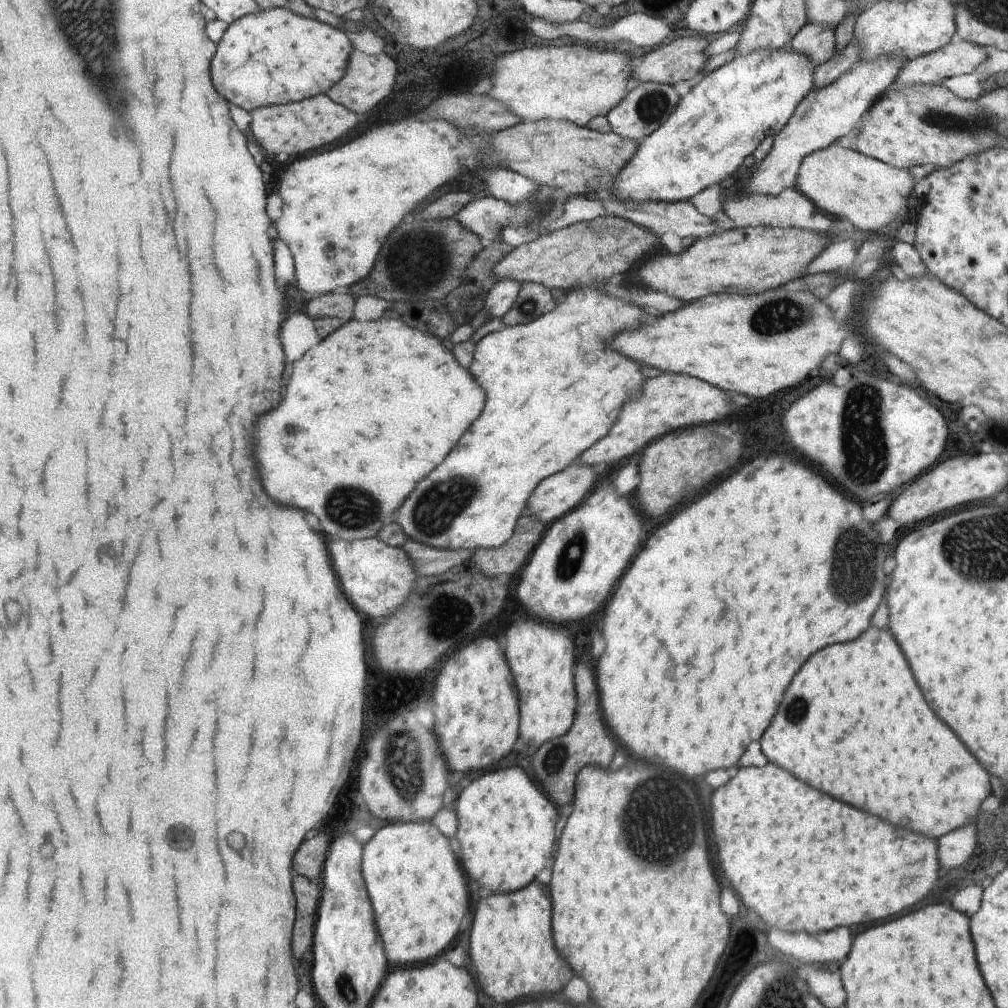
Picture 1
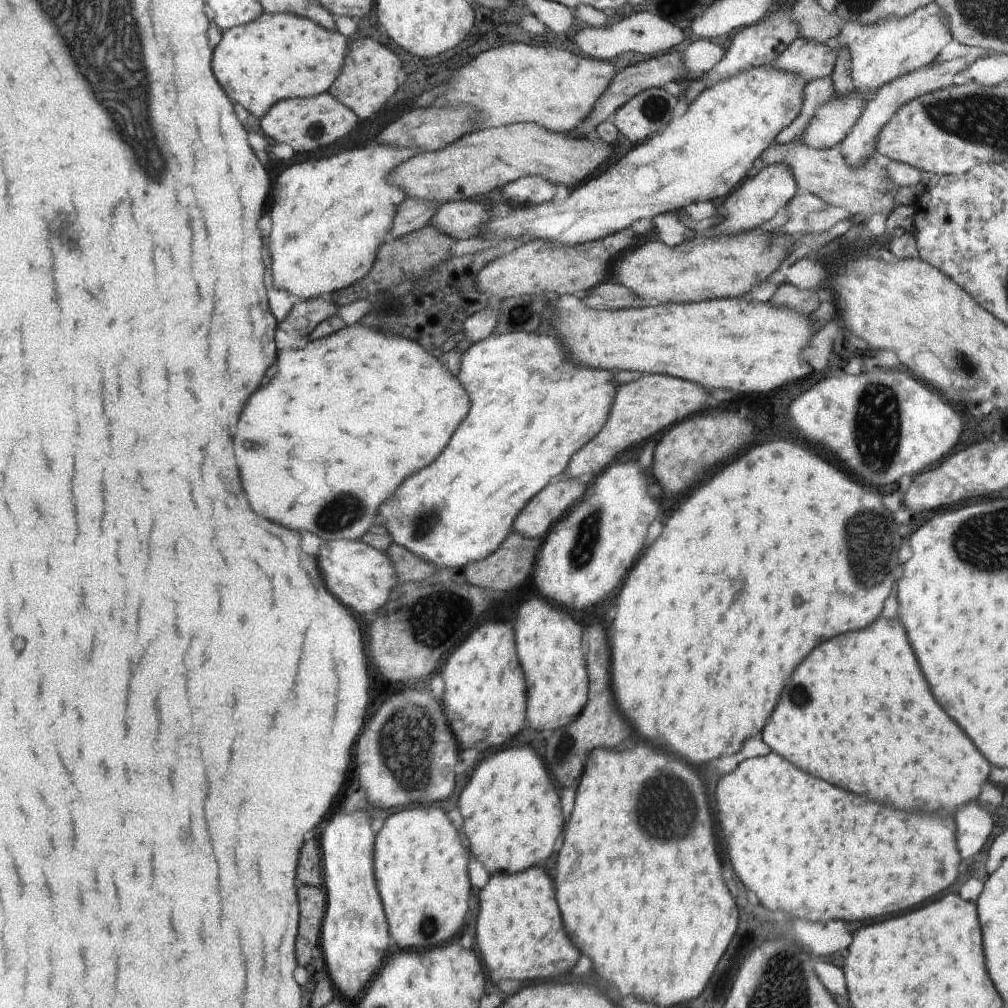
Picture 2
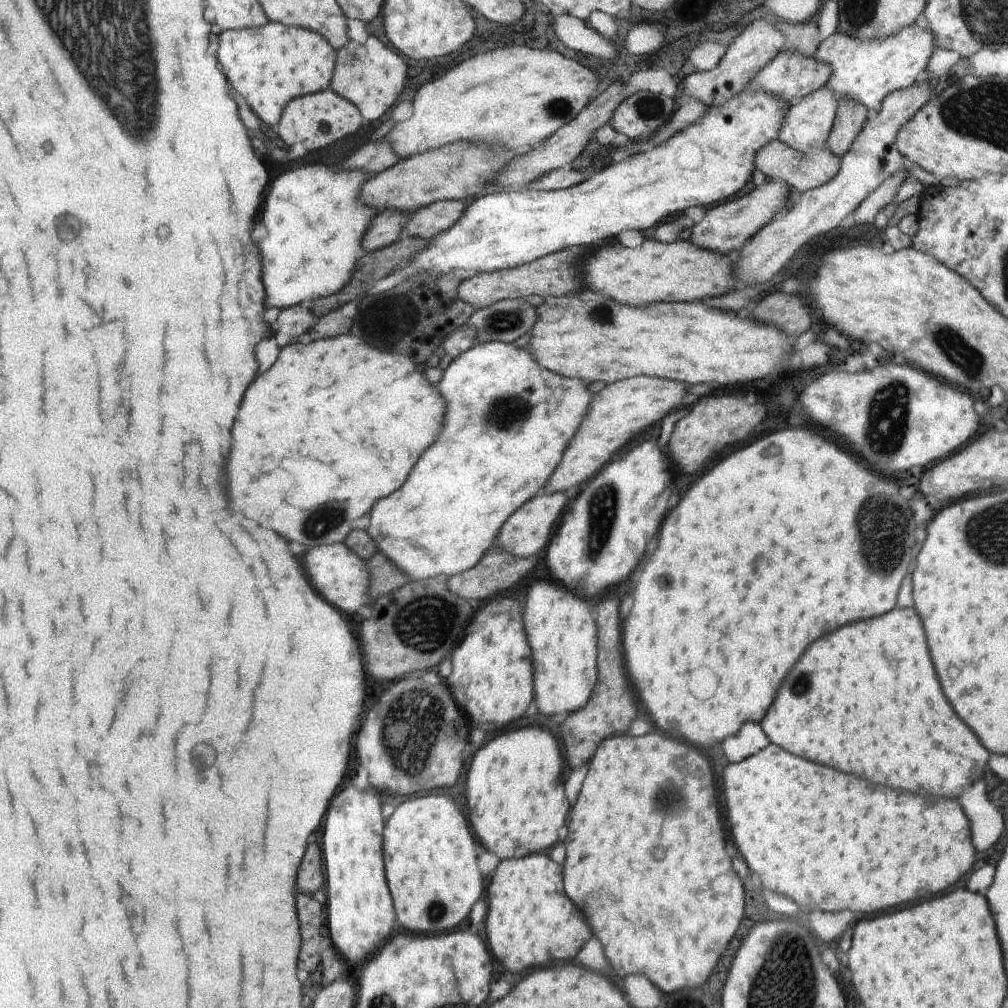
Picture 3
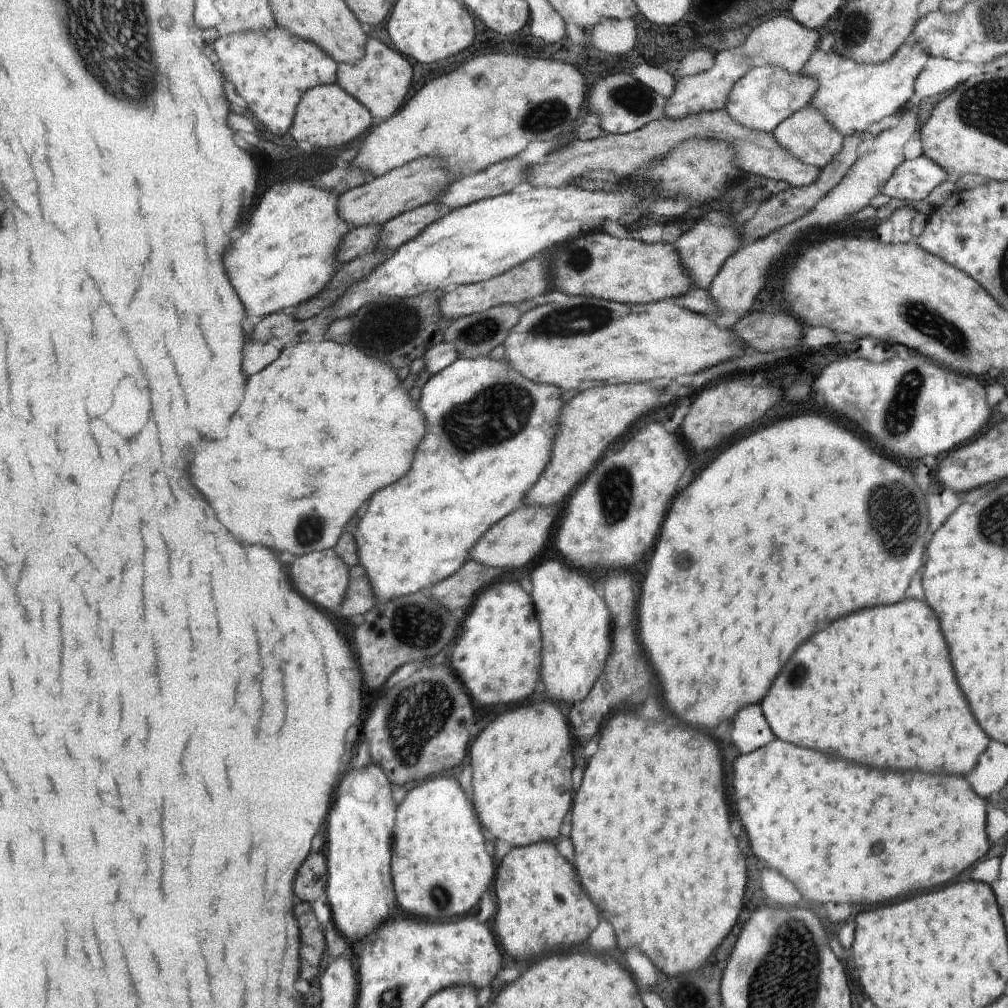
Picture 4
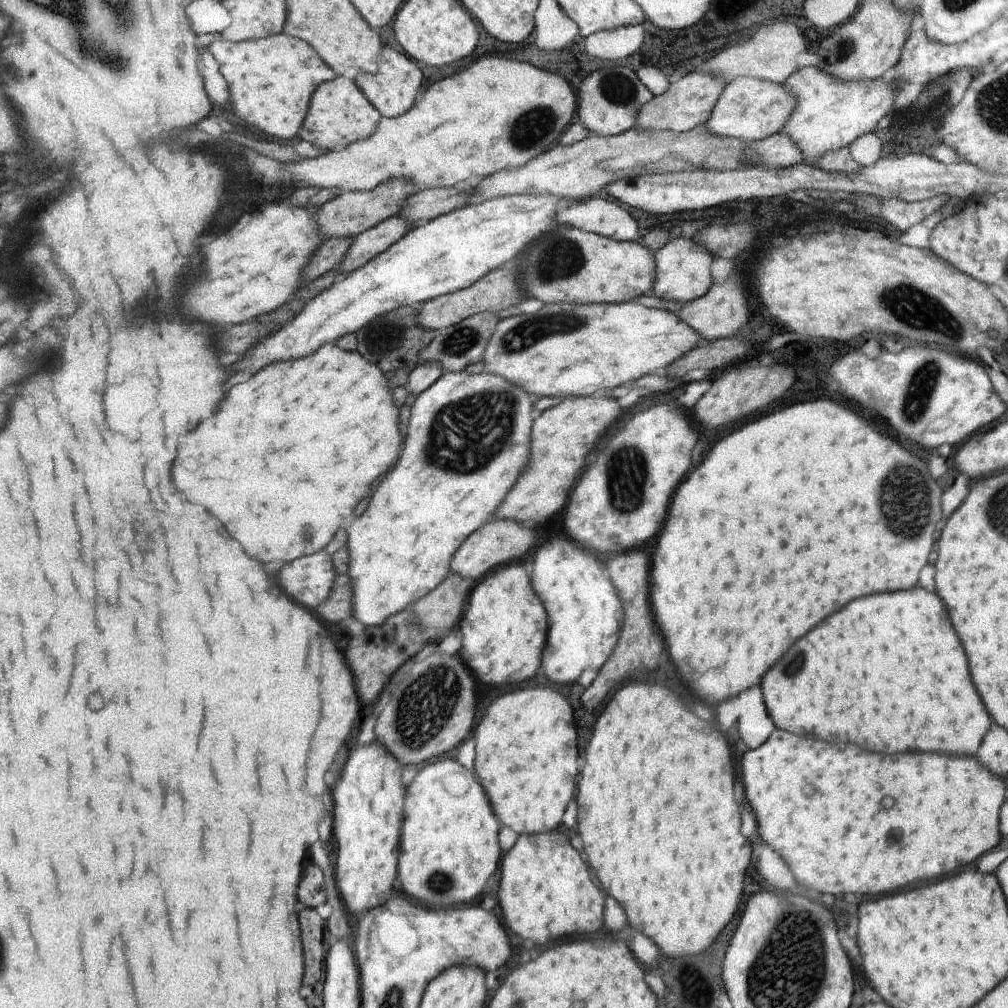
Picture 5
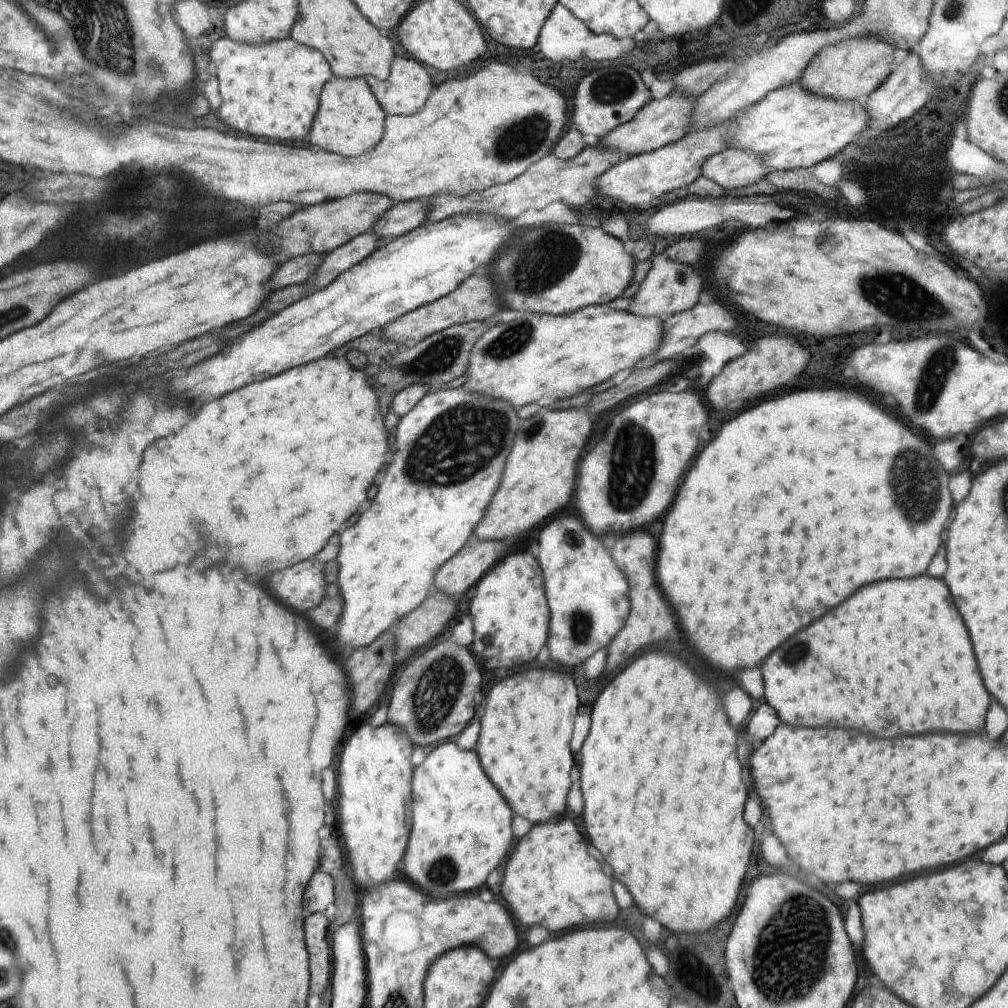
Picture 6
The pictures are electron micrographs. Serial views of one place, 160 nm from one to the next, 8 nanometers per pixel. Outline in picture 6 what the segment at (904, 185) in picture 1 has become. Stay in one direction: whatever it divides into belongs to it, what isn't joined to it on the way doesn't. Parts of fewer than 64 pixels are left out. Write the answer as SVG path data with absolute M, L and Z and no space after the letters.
M586 146L574 158L562 160L550 152L540 160L533 162L528 169L508 182L491 186L483 191L469 192L468 195L456 196L444 193L431 201L427 221L441 221L456 215L468 213L492 213L506 219L514 219L529 210L542 210L551 202L562 201L570 208L580 210L586 202L598 195L597 182L611 166L626 160L627 154L616 149L600 146Z

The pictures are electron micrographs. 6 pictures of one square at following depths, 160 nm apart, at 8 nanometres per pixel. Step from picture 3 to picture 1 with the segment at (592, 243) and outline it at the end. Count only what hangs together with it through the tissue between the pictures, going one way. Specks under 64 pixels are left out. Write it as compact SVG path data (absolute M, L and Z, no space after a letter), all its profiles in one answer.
M786 47L778 50L758 49L747 55L738 55L730 62L725 63L709 73L706 73L706 75L700 79L700 82L698 82L696 86L693 86L692 90L690 90L685 97L679 99L677 107L668 117L668 120L663 122L652 134L649 134L644 140L642 140L642 142L637 143L637 151L635 152L635 155L621 170L617 176L617 181L614 183L613 190L608 195L614 195L622 200L632 199L640 202L688 201L689 198L692 198L696 193L704 190L707 186L720 184L723 180L729 178L734 172L736 172L737 168L742 165L744 158L746 158L749 154L752 154L764 138L768 135L775 137L782 130L782 128L786 126L786 123L790 120L791 114L794 110L796 110L796 105L813 89L815 70L816 66L808 58L808 56L797 53L789 47Z

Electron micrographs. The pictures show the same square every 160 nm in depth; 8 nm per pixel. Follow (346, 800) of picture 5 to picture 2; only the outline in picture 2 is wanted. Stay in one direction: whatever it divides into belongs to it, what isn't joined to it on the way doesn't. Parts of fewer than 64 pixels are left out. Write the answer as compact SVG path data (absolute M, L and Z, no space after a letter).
M356 808L348 813L342 812L340 816L334 816L328 822L328 826L322 834L322 884L326 885L326 890L328 890L328 908L326 909L324 928L322 929L325 965L334 986L348 1000L360 996L360 992L366 988L366 984L374 978L374 974L384 964L386 952L388 952L388 948L393 942L374 876L373 848L375 834L371 830L370 824L371 818L367 808Z

